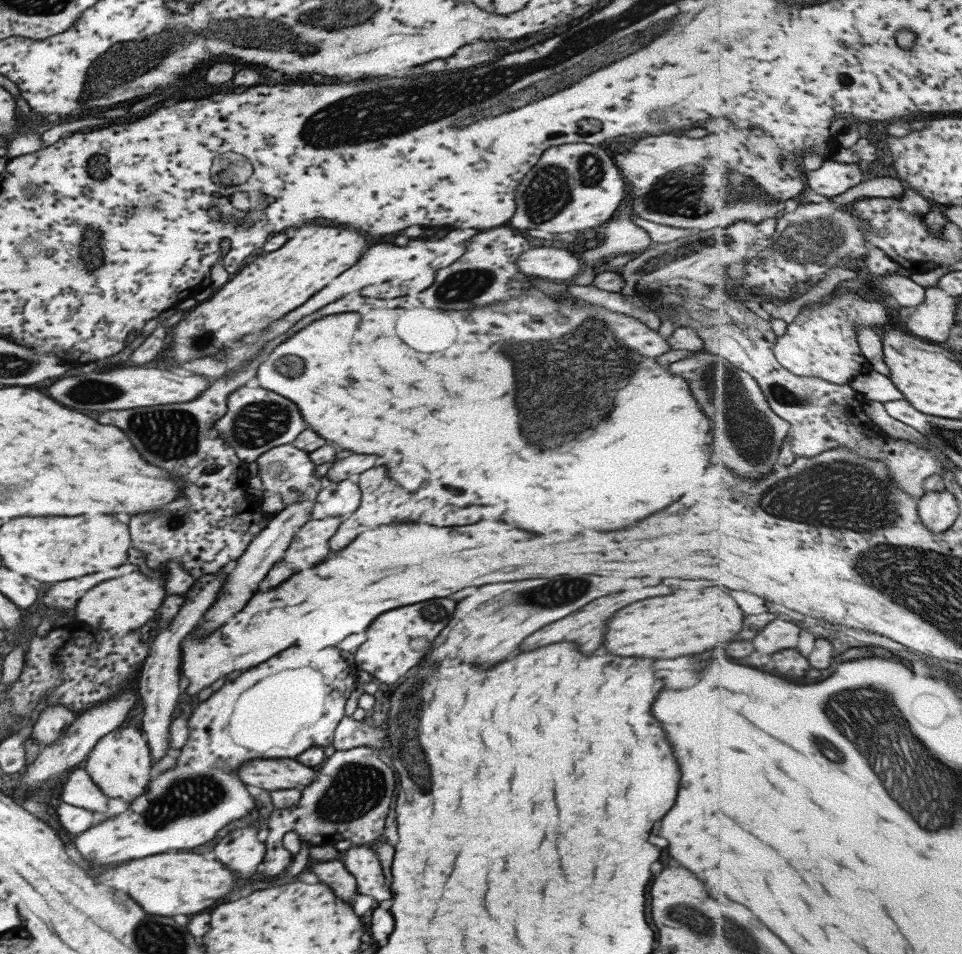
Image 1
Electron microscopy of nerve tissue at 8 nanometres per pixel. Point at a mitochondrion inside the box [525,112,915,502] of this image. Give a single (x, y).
(752, 434)

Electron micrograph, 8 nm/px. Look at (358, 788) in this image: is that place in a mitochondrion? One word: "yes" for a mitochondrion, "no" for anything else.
yes

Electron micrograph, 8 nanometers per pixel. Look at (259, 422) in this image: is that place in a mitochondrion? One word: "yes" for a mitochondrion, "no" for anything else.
yes

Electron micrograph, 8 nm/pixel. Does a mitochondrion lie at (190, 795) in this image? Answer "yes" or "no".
yes

